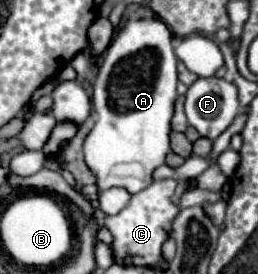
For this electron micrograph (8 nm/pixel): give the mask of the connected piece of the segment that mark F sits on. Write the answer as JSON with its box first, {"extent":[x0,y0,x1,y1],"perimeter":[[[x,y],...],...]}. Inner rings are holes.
{"extent":[186,78,238,140],"perimeter":[[[198,78],[186,92],[186,118],[200,136],[214,140],[238,114],[238,88],[224,78]]]}

